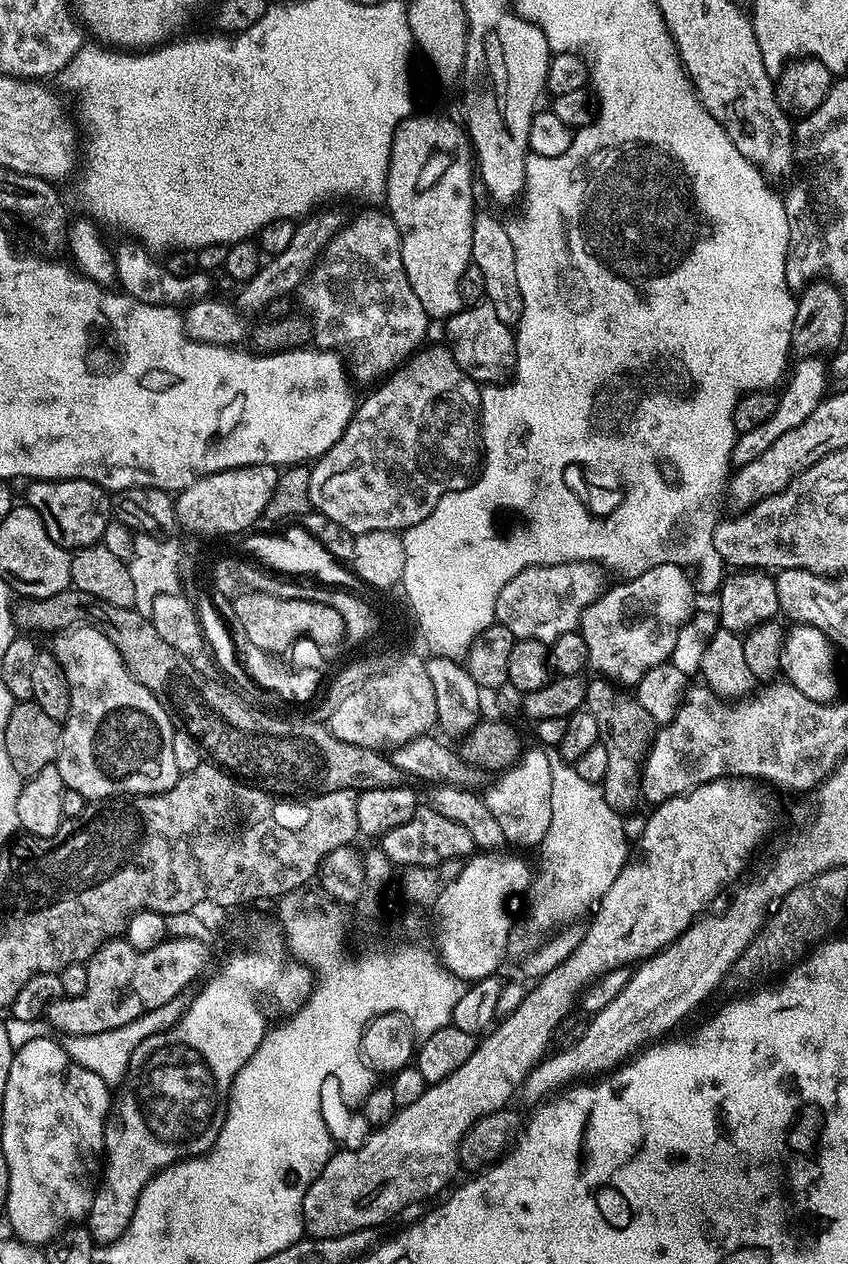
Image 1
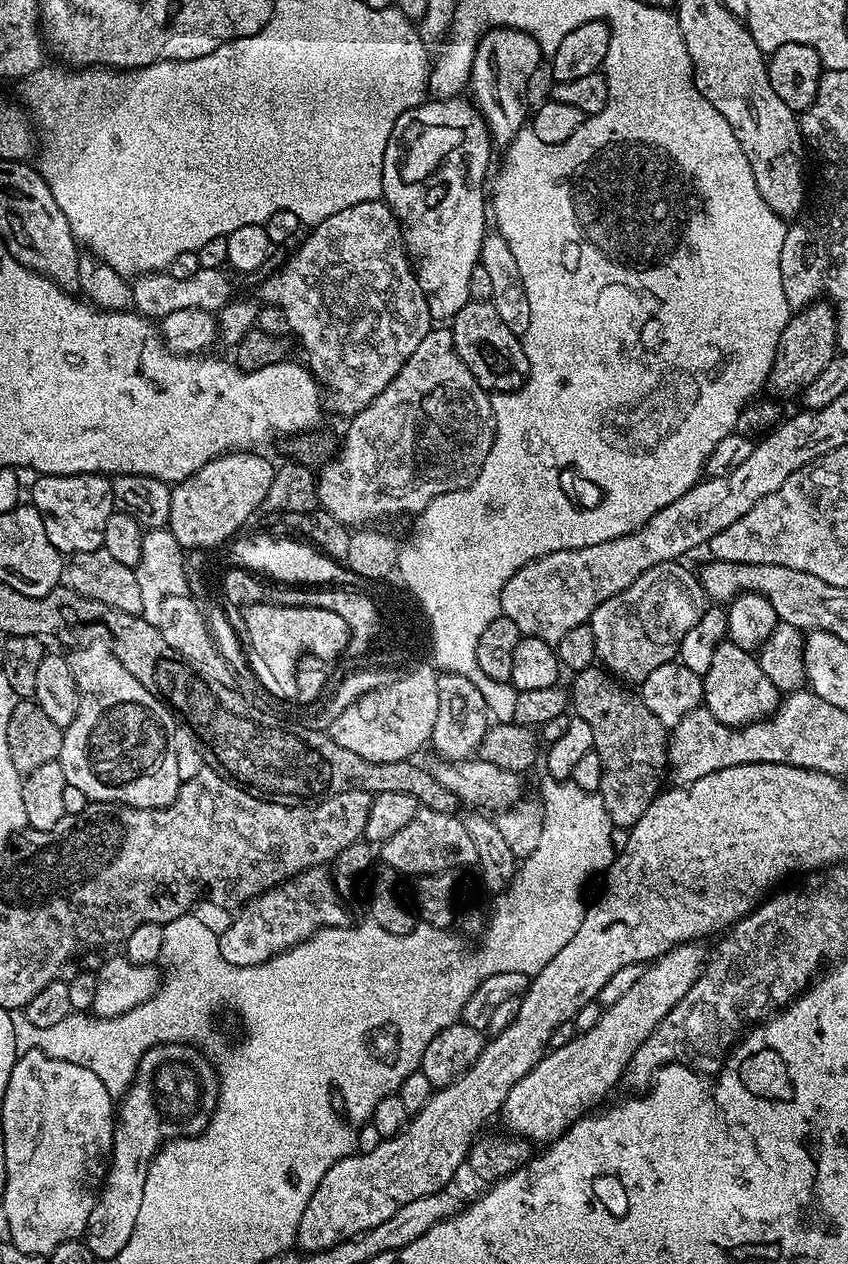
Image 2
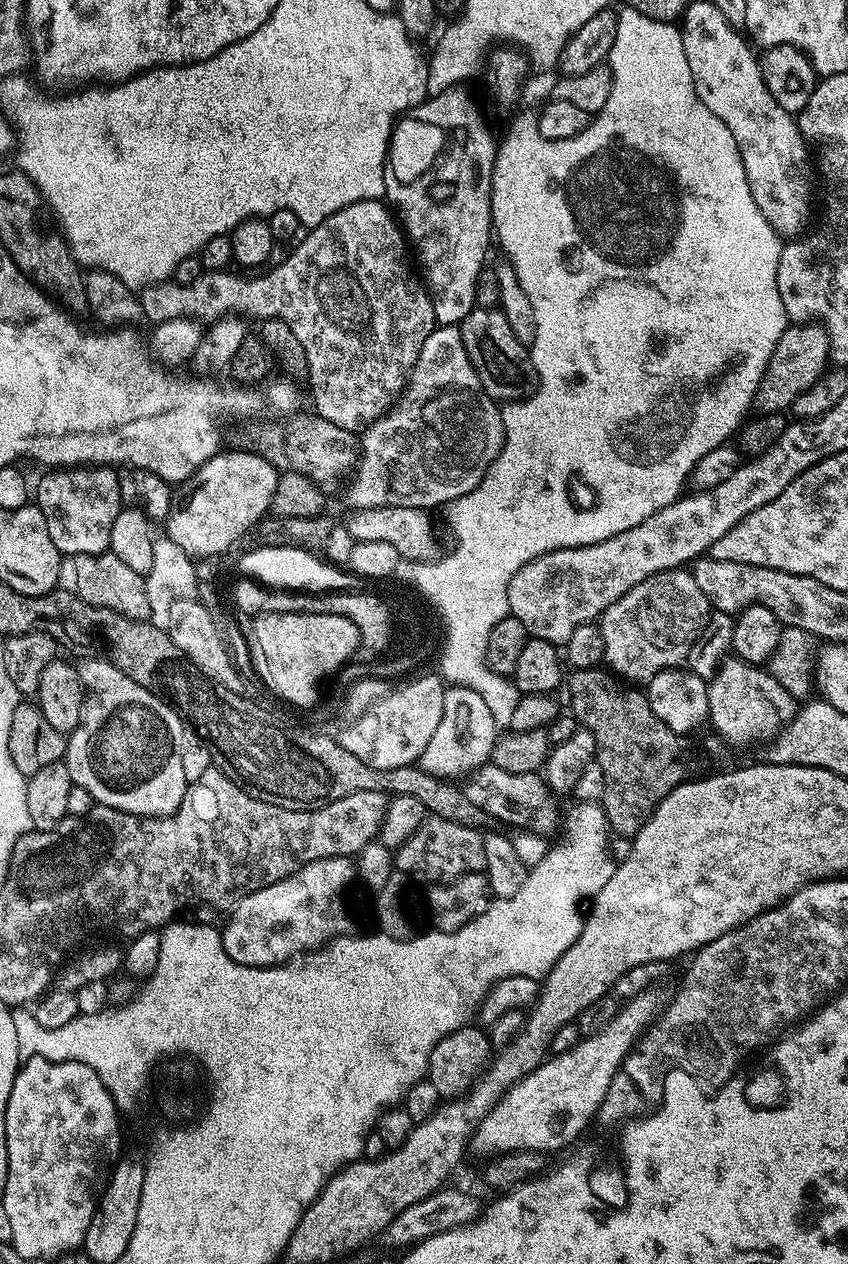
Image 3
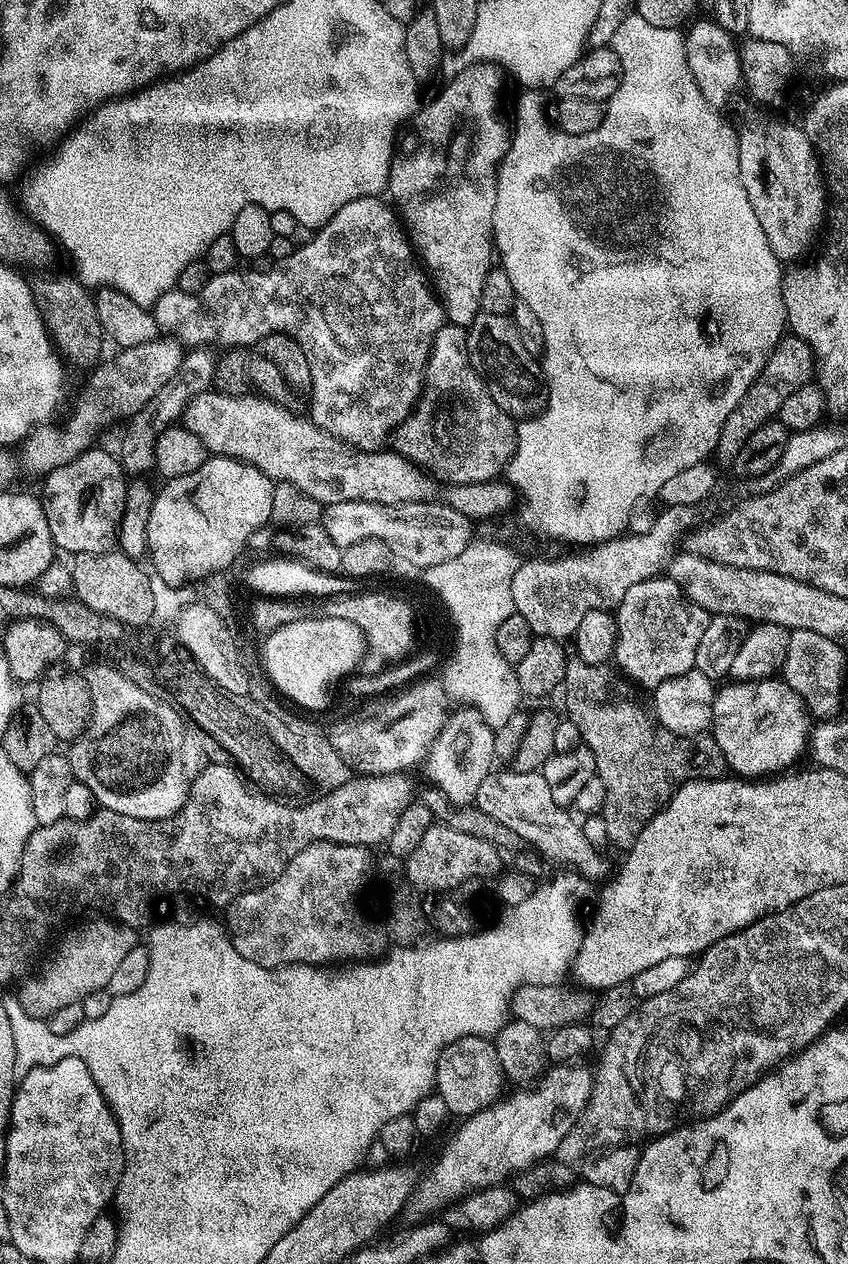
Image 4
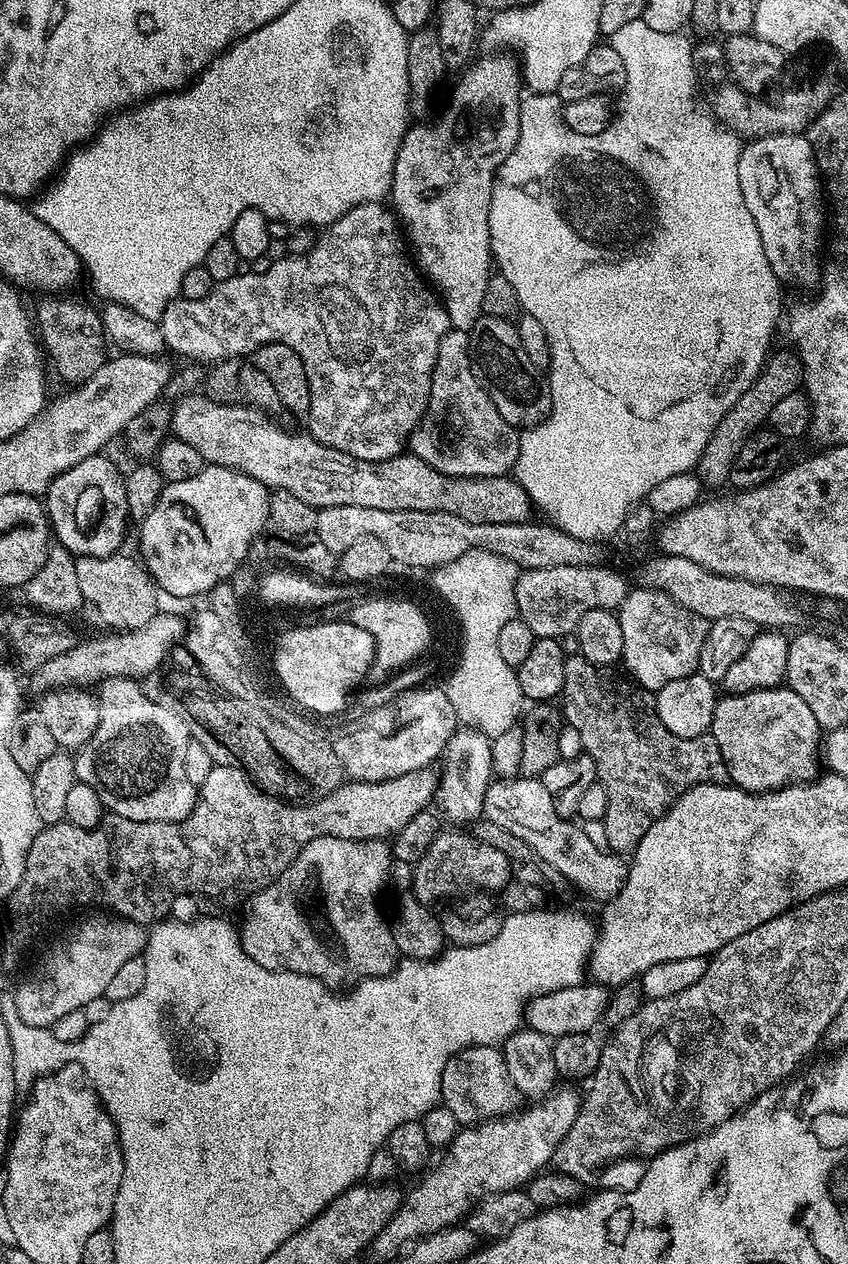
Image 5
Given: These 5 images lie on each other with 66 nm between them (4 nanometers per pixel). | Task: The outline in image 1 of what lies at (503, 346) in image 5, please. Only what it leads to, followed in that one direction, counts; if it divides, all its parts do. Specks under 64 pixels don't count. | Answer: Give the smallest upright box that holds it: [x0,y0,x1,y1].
[446,302,516,386]

